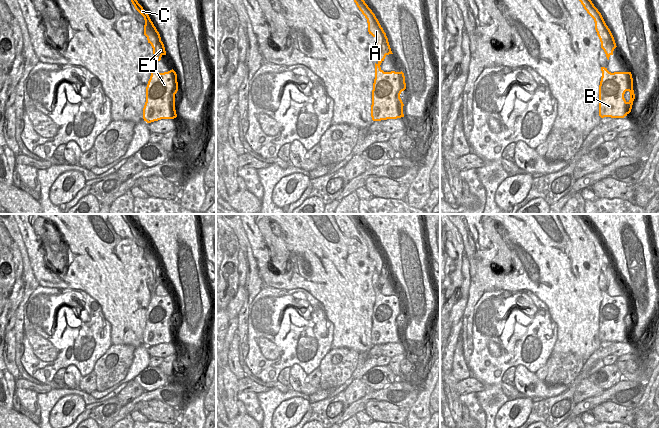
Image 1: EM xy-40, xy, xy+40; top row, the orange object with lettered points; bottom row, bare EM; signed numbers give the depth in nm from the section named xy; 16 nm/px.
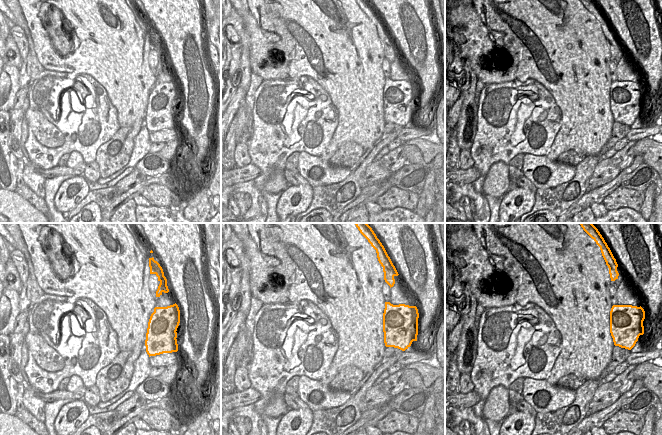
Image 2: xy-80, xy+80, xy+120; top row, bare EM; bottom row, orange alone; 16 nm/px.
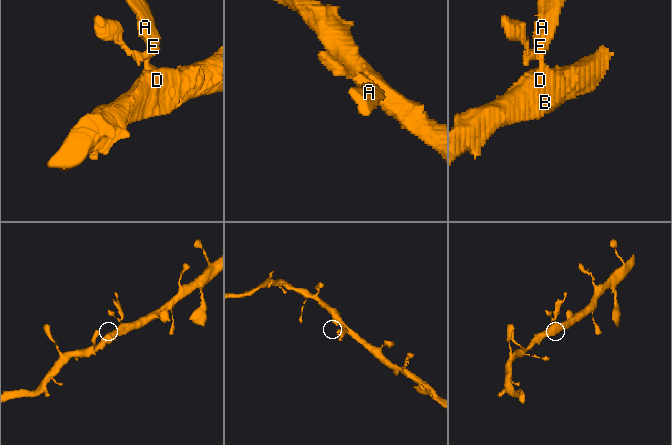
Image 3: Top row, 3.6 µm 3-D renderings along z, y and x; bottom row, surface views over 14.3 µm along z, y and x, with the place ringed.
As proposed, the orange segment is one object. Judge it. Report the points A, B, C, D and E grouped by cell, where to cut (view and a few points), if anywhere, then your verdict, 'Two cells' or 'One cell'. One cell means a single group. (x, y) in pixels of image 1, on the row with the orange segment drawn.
Groups: A B C D E. No split. One cell.

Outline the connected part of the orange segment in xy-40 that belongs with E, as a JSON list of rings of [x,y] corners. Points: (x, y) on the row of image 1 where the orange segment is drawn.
[[[131,0],[135,9],[144,17],[144,35],[153,48],[155,56],[151,64],[151,76],[146,87],[146,102],[143,108],[143,119],[147,123],[161,119],[174,119],[177,117],[175,110],[175,94],[178,91],[177,74],[172,69],[159,73],[155,70],[156,63],[166,55],[161,37],[147,12],[137,0]]]

